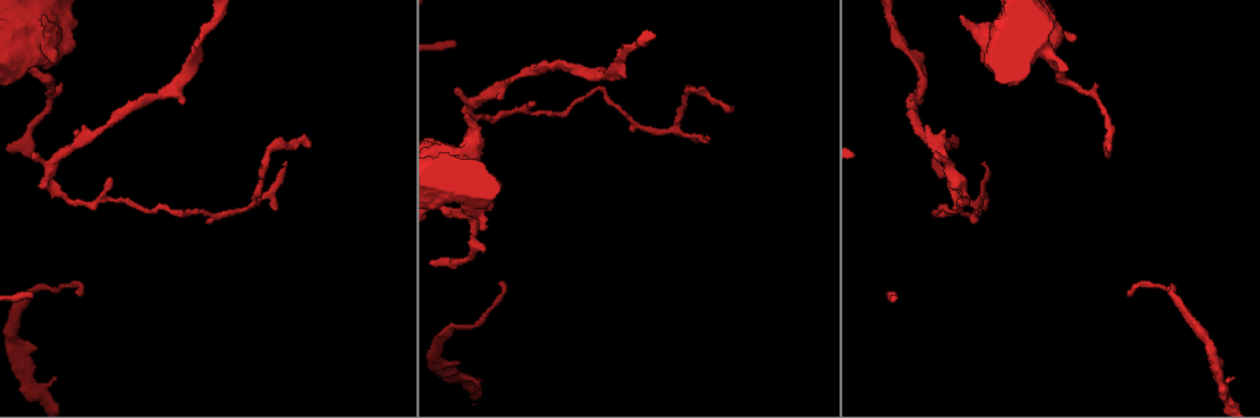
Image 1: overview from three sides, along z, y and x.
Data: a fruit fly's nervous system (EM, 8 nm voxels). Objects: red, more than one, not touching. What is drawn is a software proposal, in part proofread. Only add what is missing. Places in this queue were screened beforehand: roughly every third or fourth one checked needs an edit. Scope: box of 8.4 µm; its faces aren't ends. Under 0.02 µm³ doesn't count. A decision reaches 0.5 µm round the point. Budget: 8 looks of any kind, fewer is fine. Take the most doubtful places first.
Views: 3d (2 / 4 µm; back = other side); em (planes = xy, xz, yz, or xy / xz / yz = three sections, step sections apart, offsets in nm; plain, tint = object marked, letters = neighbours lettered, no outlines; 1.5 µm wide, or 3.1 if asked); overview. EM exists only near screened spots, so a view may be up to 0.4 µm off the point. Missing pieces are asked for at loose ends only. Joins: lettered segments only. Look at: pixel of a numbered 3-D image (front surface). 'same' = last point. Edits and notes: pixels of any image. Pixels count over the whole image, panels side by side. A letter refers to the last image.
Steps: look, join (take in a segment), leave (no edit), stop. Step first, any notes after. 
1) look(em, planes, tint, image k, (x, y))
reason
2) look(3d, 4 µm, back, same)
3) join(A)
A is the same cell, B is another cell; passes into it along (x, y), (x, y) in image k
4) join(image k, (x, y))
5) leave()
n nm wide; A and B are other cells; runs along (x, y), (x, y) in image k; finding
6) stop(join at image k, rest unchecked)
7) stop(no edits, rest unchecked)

look(3d, 2 µm, image 1, (980, 58))
stops while still wide

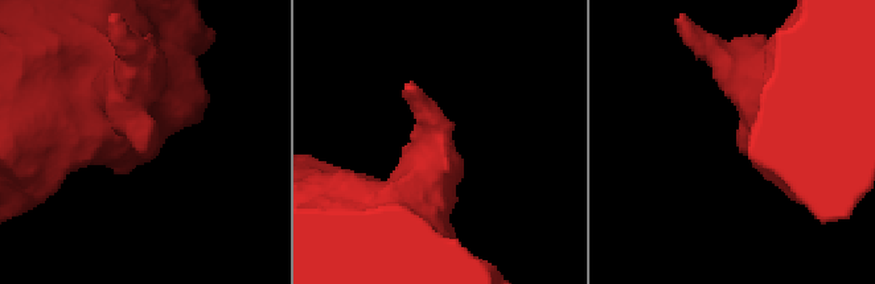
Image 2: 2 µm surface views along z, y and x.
look(em, xy, step 4, tint, image 2, (137, 153))

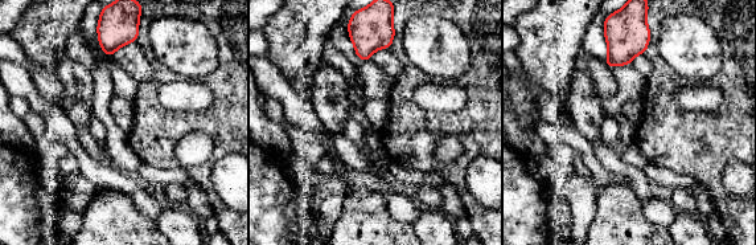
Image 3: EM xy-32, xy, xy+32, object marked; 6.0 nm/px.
look(em, planes, letters, same)
cut it another way

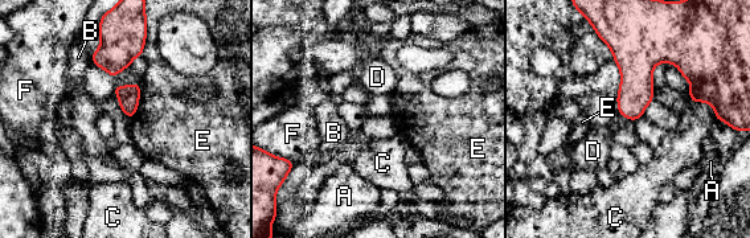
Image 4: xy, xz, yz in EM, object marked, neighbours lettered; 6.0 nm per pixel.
leave()
A, B, C, D, E and F are other cells; no lettered segment goes on from it

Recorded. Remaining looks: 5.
look(3d, 2 µm, image 1, (1071, 40))
an open end

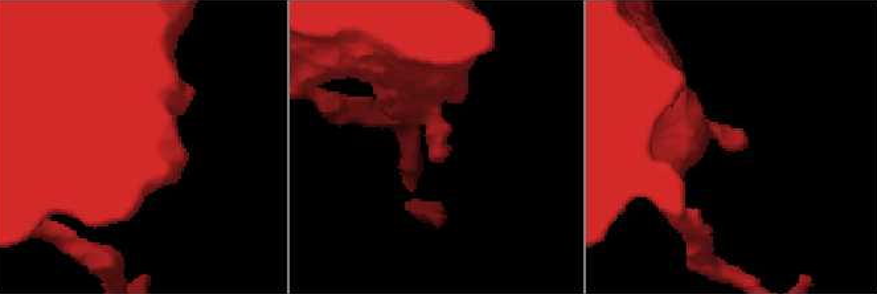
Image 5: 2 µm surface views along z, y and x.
look(em, planes, letters, image 5, (737, 143))
need the tissue

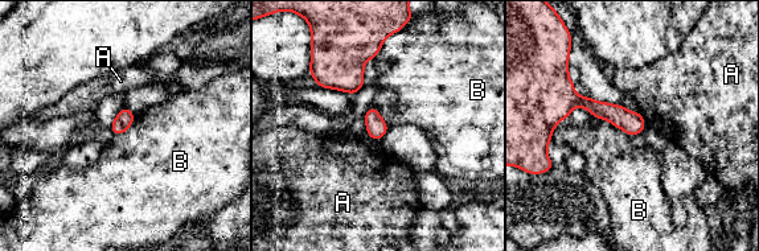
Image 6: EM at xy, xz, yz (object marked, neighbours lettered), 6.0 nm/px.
leave()
B touches over 220 nm; A and B are other cells; border along (602, 118), (631, 136) in image 6; none of them fits

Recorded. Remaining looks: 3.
look(3d, 2 µm, image 1, (985, 163))
branch stops here

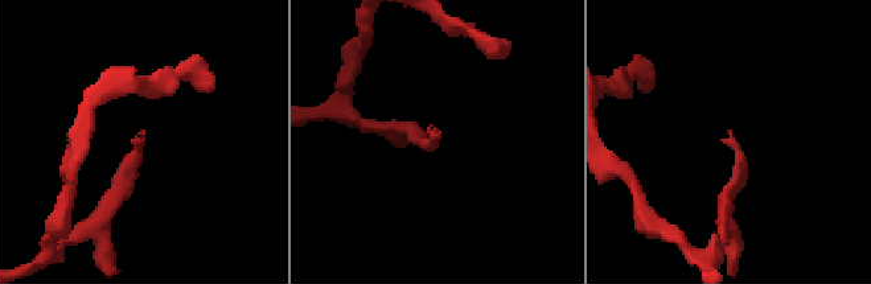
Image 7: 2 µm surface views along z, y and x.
look(em, planes, letters, image 7, (437, 134))

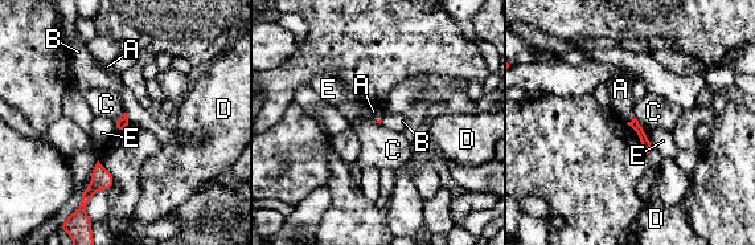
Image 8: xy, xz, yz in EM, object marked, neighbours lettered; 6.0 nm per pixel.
leave()
C touches over 120 nm; A, B, C, D and E are other cells; border along (634, 115), (627, 123) in image 8; none of them fits

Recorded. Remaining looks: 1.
stop(no edits, rest unchecked)

